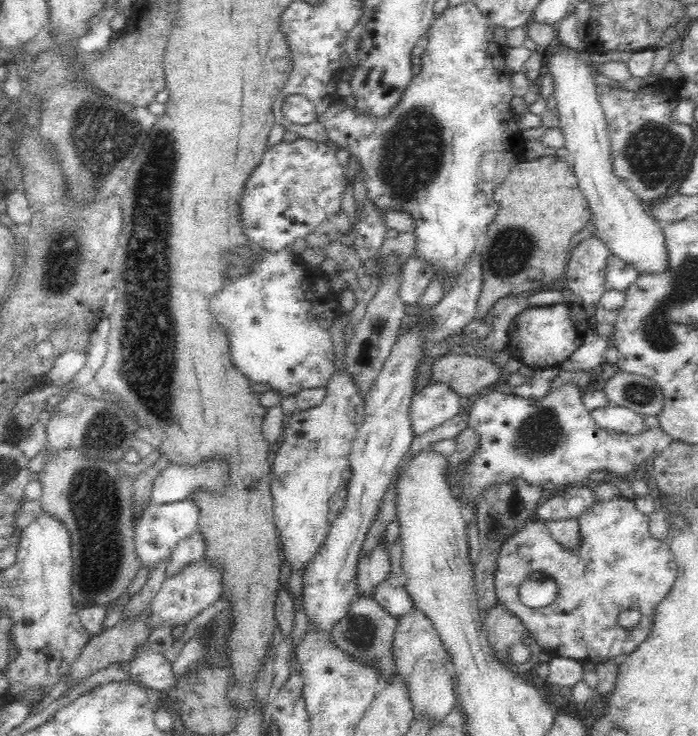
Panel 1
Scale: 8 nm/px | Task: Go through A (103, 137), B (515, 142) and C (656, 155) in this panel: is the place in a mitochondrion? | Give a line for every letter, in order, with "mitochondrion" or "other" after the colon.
A: mitochondrion
B: other
C: mitochondrion

